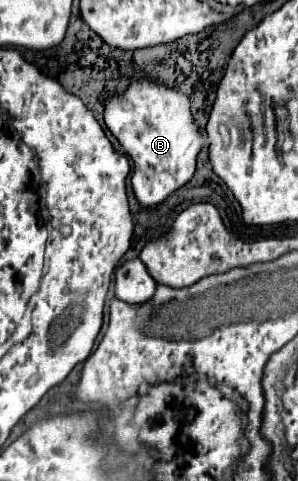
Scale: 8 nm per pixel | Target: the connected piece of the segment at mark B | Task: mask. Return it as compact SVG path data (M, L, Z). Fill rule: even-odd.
M136 79L122 93L108 93L104 97L104 123L134 163L132 189L136 193L138 203L144 207L160 205L170 193L184 187L196 171L196 159L204 139L198 125L194 123L190 107L192 107L192 101L186 93L172 89L162 81L154 81L154 79Z

